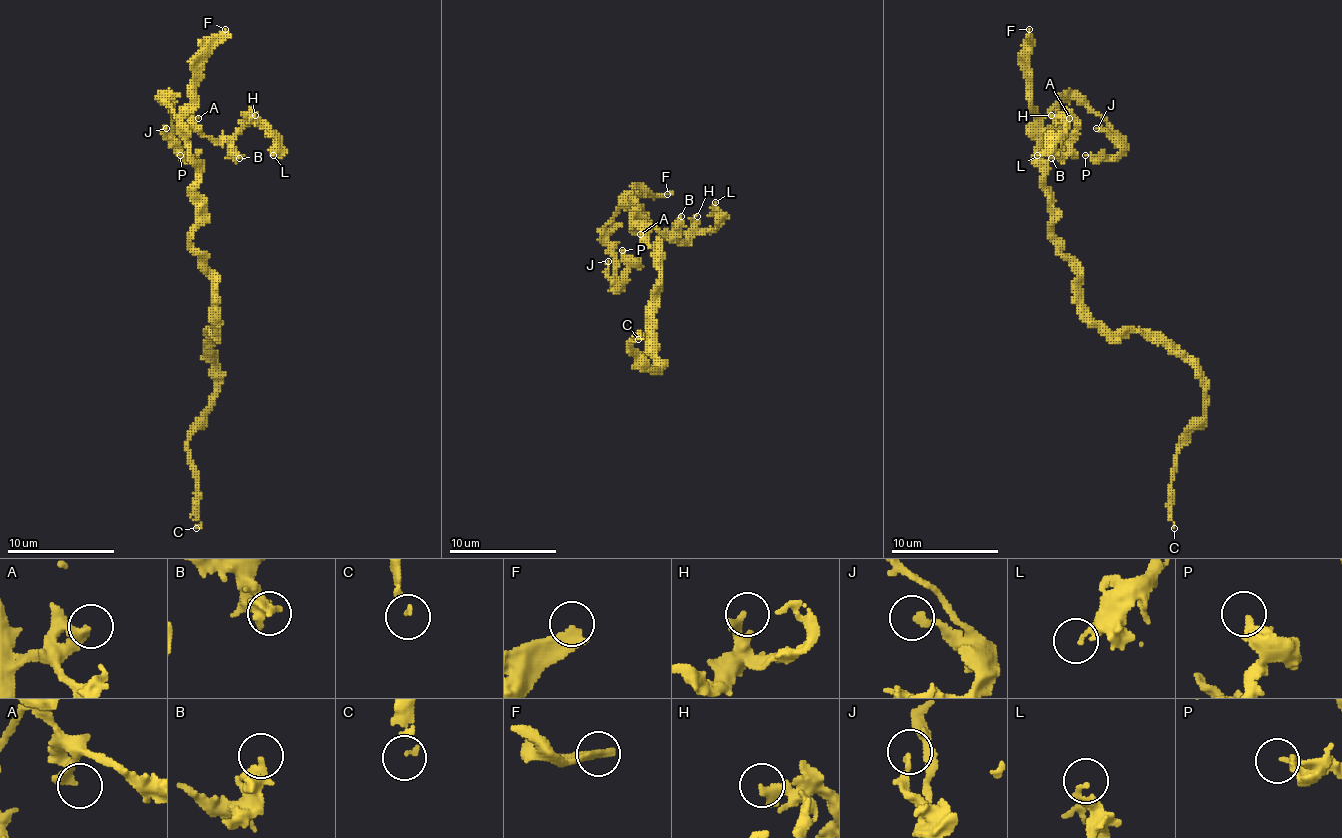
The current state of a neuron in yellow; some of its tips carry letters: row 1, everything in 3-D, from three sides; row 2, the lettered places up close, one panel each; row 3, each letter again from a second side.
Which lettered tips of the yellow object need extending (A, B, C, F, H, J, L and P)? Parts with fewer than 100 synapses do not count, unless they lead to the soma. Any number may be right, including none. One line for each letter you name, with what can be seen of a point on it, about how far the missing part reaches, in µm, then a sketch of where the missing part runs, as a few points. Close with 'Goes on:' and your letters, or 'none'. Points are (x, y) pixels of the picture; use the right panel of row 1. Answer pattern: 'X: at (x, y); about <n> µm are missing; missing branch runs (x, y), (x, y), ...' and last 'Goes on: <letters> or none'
F: at (1029, 29); about 140 µm are missing
Goes on: F

